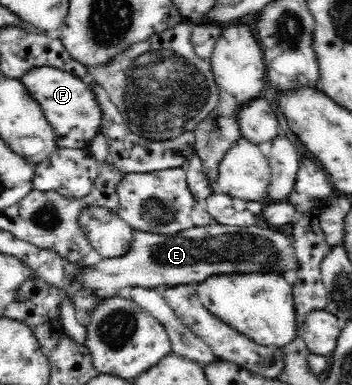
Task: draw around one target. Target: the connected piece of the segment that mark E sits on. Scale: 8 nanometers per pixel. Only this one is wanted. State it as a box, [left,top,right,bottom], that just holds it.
[76,223,299,299]

